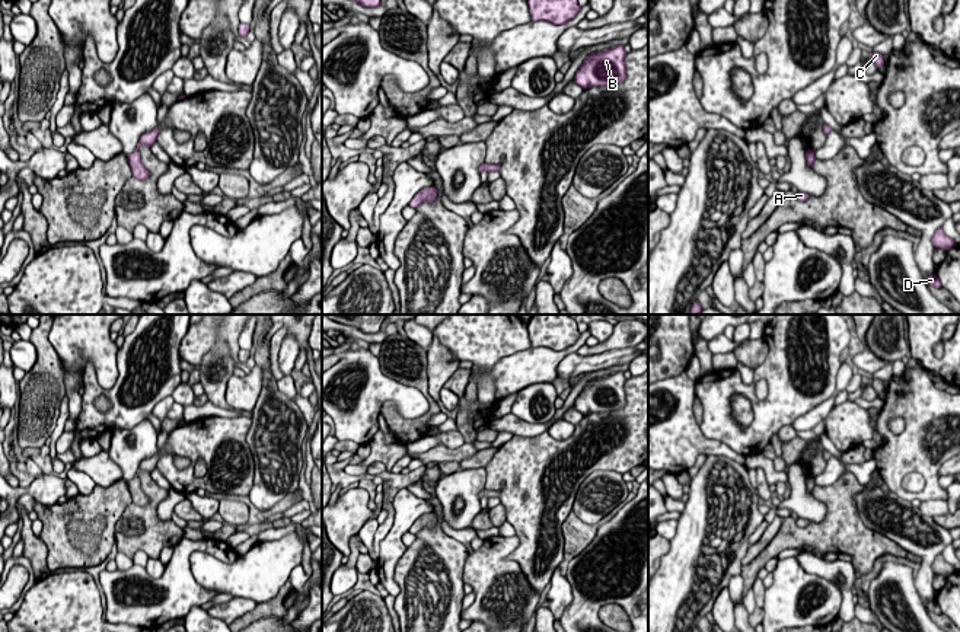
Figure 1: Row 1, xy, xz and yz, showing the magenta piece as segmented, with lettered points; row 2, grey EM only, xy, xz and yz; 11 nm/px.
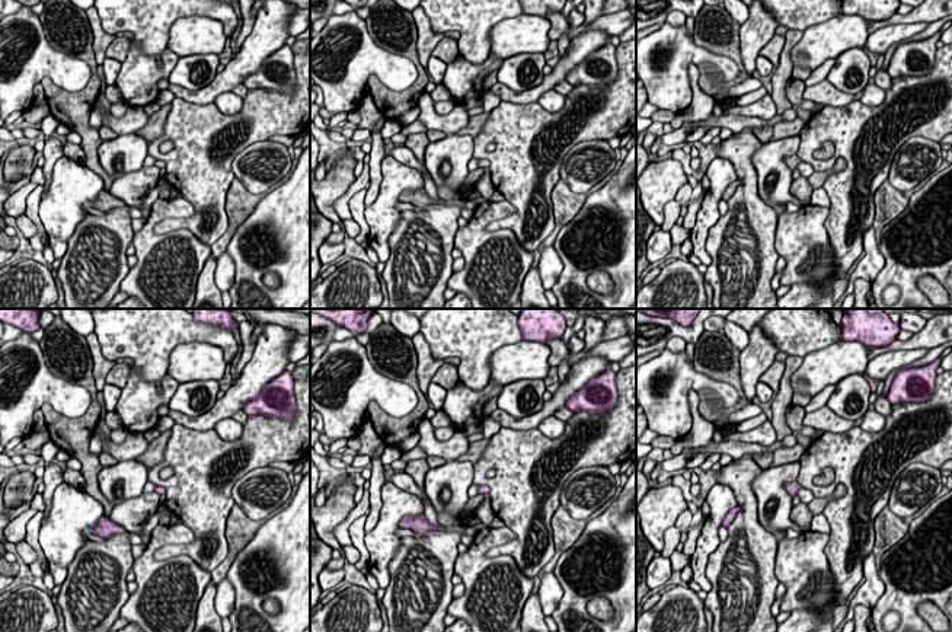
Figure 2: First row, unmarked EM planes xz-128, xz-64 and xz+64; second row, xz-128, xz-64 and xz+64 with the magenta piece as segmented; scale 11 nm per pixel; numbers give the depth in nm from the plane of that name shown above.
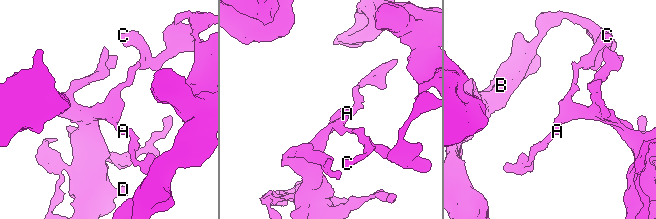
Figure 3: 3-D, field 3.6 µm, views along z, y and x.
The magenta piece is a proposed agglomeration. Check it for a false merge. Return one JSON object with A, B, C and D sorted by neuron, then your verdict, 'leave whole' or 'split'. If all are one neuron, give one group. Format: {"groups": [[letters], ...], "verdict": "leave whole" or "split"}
{"groups": [["A", "D"], ["B", "C"]], "verdict": "split"}

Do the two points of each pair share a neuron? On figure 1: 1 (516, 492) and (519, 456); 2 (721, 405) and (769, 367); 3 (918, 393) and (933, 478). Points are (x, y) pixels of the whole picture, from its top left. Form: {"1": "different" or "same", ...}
{"1": "same", "2": "same", "3": "same"}

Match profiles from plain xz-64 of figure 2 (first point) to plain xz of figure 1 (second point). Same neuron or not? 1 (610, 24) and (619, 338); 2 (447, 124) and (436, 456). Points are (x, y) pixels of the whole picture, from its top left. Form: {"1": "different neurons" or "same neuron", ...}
{"1": "different neurons", "2": "same neuron"}

